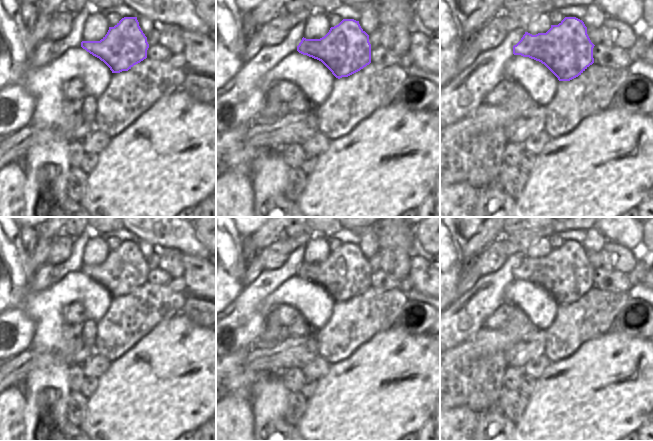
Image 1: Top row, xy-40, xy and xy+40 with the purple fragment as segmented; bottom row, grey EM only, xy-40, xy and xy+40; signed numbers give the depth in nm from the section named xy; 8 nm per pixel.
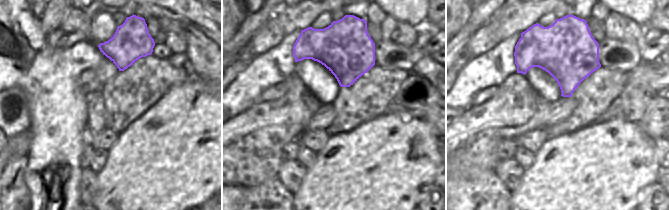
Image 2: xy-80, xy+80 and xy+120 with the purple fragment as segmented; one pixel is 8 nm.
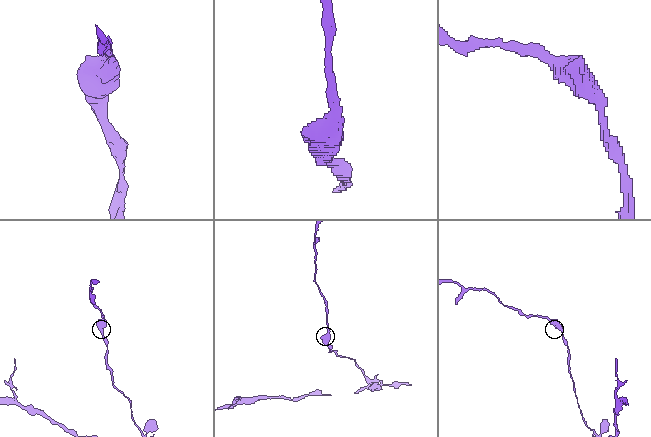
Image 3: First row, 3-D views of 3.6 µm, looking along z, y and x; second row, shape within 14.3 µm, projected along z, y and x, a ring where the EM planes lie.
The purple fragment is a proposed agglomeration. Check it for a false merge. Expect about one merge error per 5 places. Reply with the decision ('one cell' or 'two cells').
two cells

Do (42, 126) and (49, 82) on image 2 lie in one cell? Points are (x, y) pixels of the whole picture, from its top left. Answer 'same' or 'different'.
same

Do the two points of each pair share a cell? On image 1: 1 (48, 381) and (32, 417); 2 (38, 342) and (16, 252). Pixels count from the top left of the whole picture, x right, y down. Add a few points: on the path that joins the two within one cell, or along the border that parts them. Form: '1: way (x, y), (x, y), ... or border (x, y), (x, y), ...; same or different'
1: way (39, 388), (36, 391), (34, 408); same
2: way (41, 320), (41, 314), (16, 289), (16, 274); same

